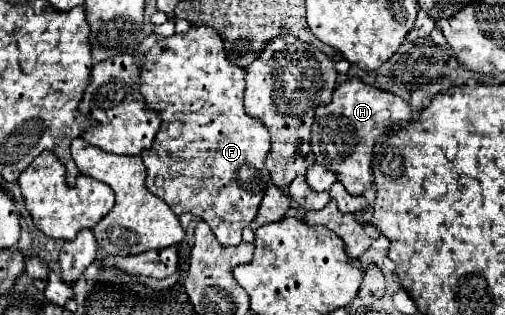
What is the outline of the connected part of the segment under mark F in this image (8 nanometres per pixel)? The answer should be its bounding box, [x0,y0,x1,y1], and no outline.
[134,26,270,246]

